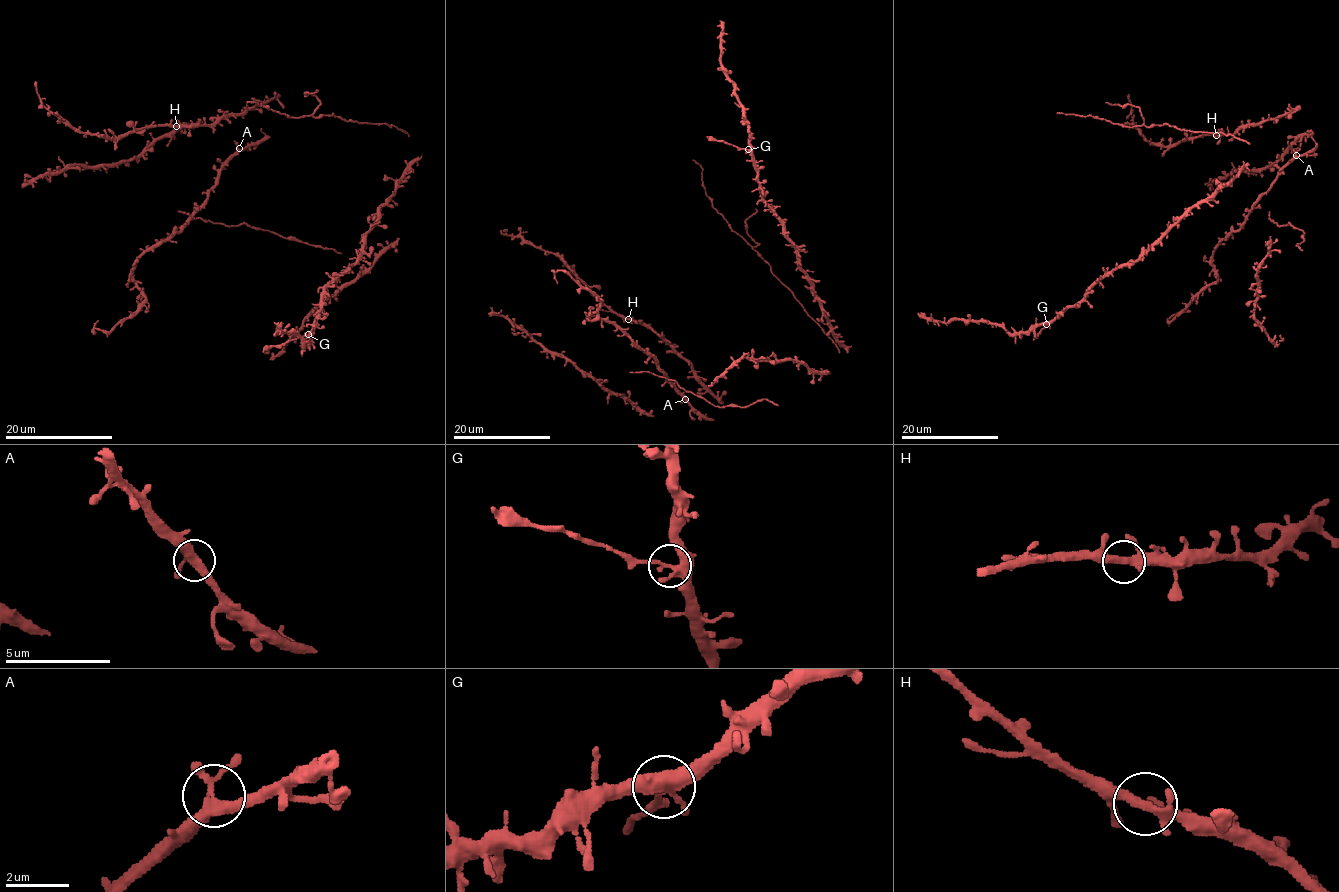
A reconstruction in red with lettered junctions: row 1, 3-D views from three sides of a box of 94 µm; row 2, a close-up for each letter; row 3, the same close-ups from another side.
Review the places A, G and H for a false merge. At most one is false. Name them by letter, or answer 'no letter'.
G

